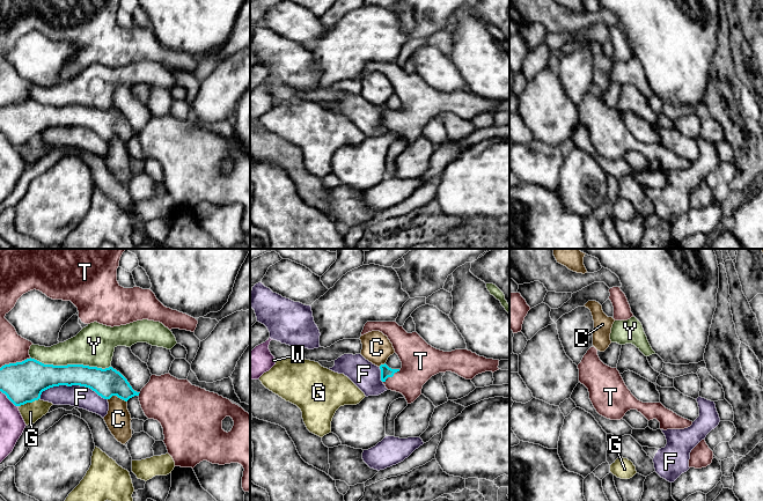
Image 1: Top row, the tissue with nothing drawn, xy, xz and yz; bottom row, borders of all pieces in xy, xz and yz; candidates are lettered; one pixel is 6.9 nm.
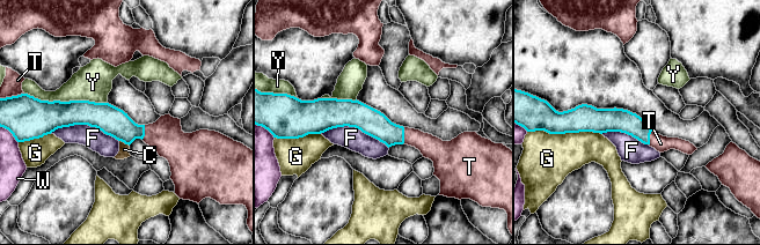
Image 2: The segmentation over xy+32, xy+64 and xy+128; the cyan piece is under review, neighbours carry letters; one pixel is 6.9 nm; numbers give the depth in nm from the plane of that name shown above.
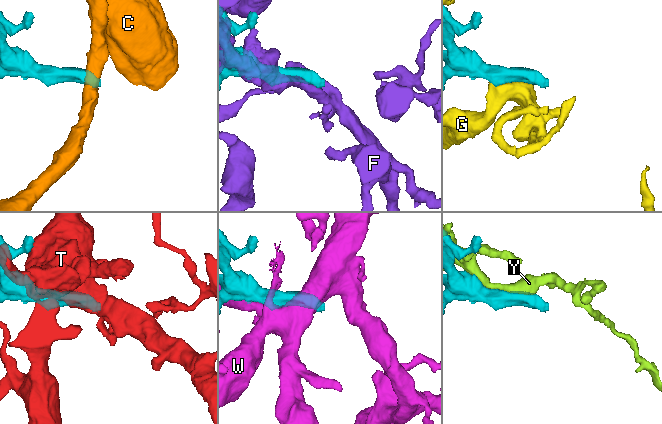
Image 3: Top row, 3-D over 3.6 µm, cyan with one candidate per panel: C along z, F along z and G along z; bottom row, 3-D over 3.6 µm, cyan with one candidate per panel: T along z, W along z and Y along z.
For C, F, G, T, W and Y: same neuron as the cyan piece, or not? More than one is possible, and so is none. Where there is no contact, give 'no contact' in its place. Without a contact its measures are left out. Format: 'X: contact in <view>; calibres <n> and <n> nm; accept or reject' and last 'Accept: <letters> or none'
C: contact in xy; calibres 200 and 180 nm; reject
F: contact in xy; calibres 200 and 150 nm; reject
G: contact in xy; calibres 280 and 140 nm; reject
T: contact in xy; calibres 280 and 190 nm; accept
W: contact in xy; calibres 280 and 180 nm; reject
Y: contact in xy; calibres 200 and 280 nm; reject
Accept: T

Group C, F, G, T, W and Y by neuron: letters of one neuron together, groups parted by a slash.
C / F / G / T / W / Y

